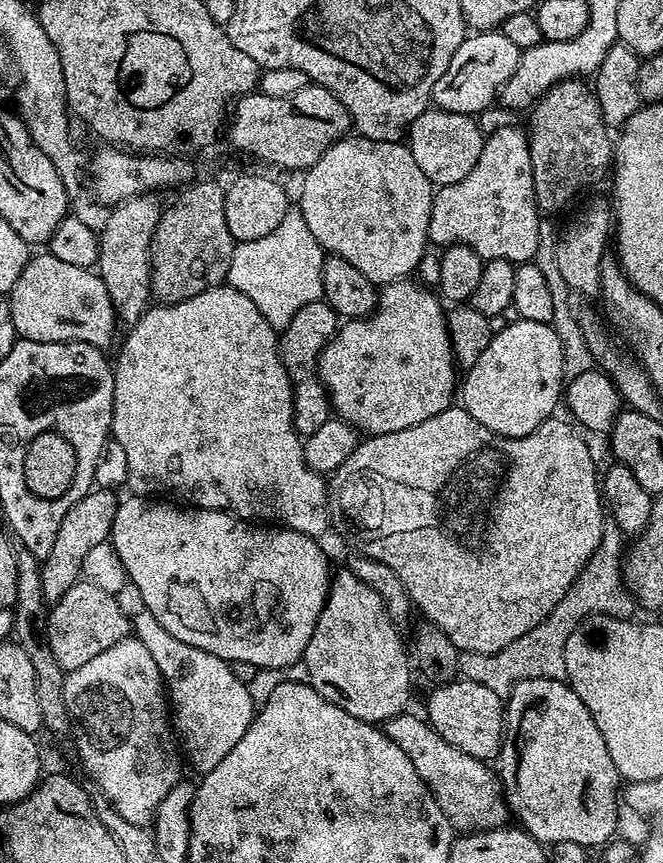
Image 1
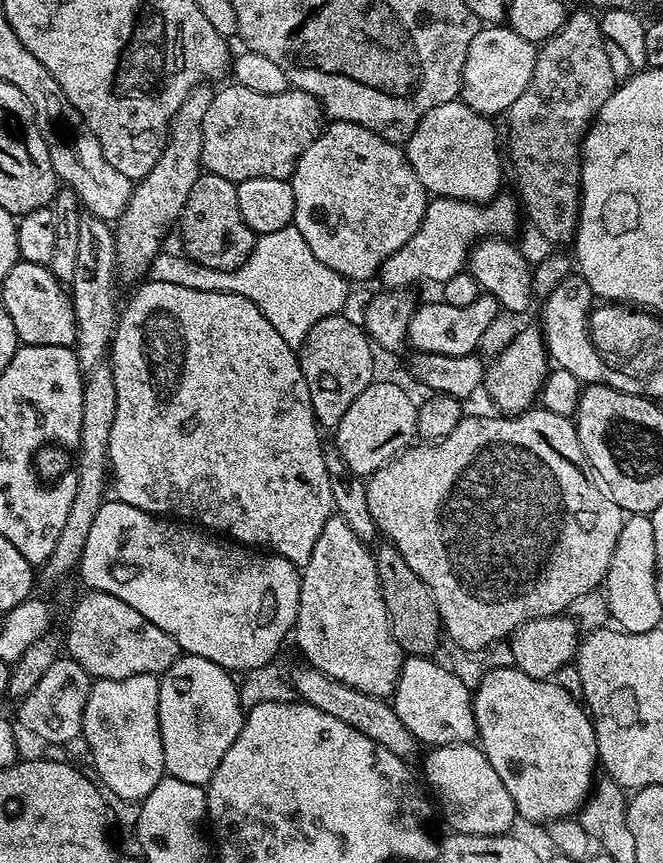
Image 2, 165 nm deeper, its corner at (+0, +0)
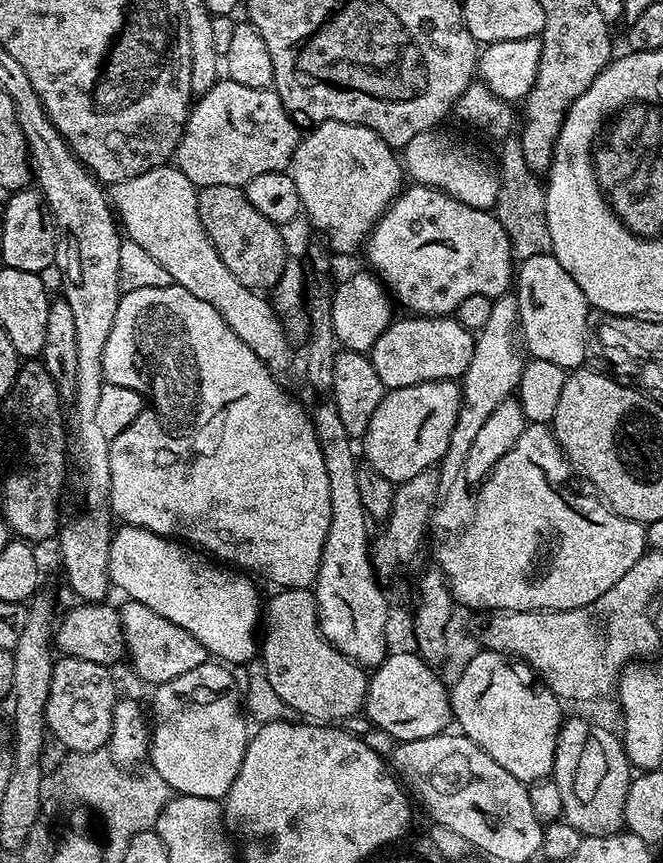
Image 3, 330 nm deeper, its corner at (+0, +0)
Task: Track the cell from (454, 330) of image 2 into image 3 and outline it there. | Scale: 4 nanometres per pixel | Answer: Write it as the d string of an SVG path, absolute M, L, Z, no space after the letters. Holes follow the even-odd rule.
M452 316L407 317L409 320L393 319L389 327L374 342L370 359L378 378L382 378L385 389L414 386L431 380L455 380L463 377L470 358L474 358L476 338Z

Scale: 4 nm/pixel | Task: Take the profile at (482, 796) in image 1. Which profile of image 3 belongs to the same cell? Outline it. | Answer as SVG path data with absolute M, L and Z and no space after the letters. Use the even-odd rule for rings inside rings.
M286 588L275 593L277 596L272 601L267 601L266 611L262 616L262 659L265 664L266 678L270 680L275 693L279 698L286 702L287 706L296 711L297 717L303 718L308 722L344 722L340 720L348 720L351 716L361 715L364 699L368 693L368 677L369 673L365 671L359 664L355 664L350 658L343 656L334 645L324 637L320 632L320 619L316 613L316 597L311 591L302 588Z

